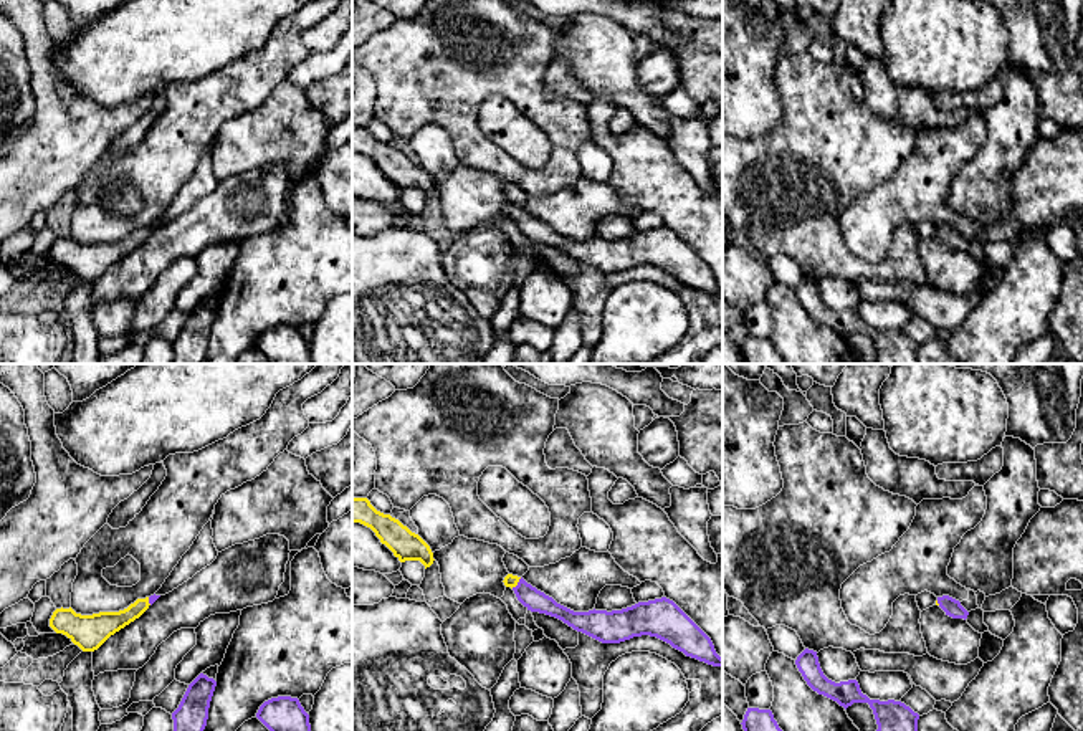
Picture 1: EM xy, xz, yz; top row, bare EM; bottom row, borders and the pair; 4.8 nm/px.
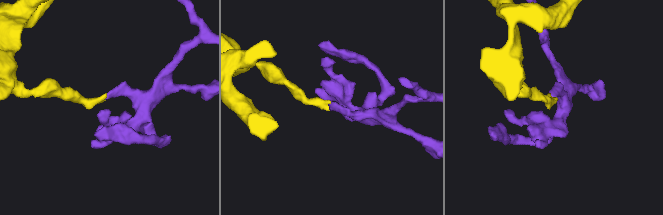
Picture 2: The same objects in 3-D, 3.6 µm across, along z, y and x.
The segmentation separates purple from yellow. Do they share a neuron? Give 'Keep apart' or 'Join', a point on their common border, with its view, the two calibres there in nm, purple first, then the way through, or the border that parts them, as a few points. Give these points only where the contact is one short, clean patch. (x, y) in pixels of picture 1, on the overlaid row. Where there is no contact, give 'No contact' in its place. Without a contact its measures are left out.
Join. Touches purple at xz (518, 584). Thickness 110 nm (purple) against 70 nm. Path across: xz (536, 601), (518, 584), (511, 581)

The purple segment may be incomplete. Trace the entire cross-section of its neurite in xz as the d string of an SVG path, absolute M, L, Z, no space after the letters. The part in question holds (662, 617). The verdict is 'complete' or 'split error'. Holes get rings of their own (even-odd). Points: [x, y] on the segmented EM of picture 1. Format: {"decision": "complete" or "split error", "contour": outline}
{"decision": "split error", "contour": "M508 574L503 582L506 587L514 590L518 600L527 610L556 617L574 630L582 632L602 643L620 643L633 637L650 635L670 643L686 657L696 658L713 666L723 666L723 658L716 653L711 638L673 600L666 597L638 602L632 607L612 612L595 609L589 612L574 612L527 584L522 577Z"}

